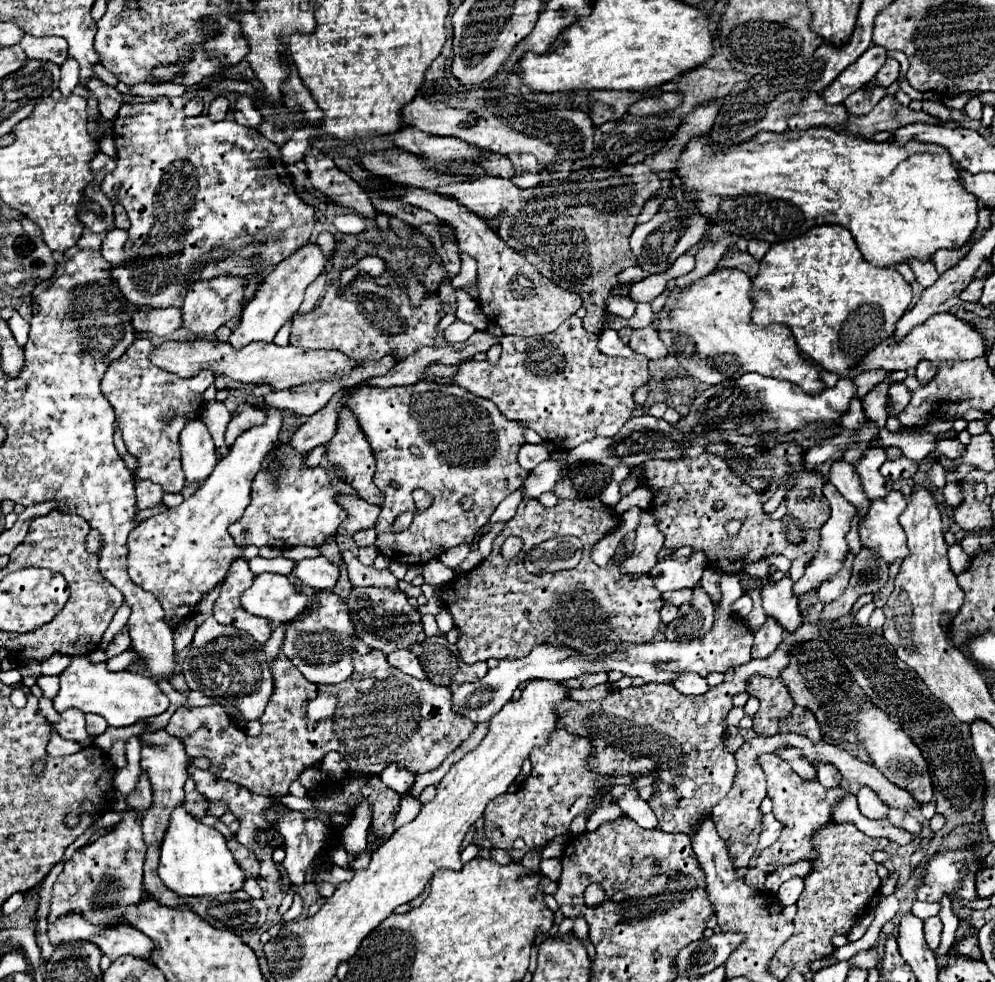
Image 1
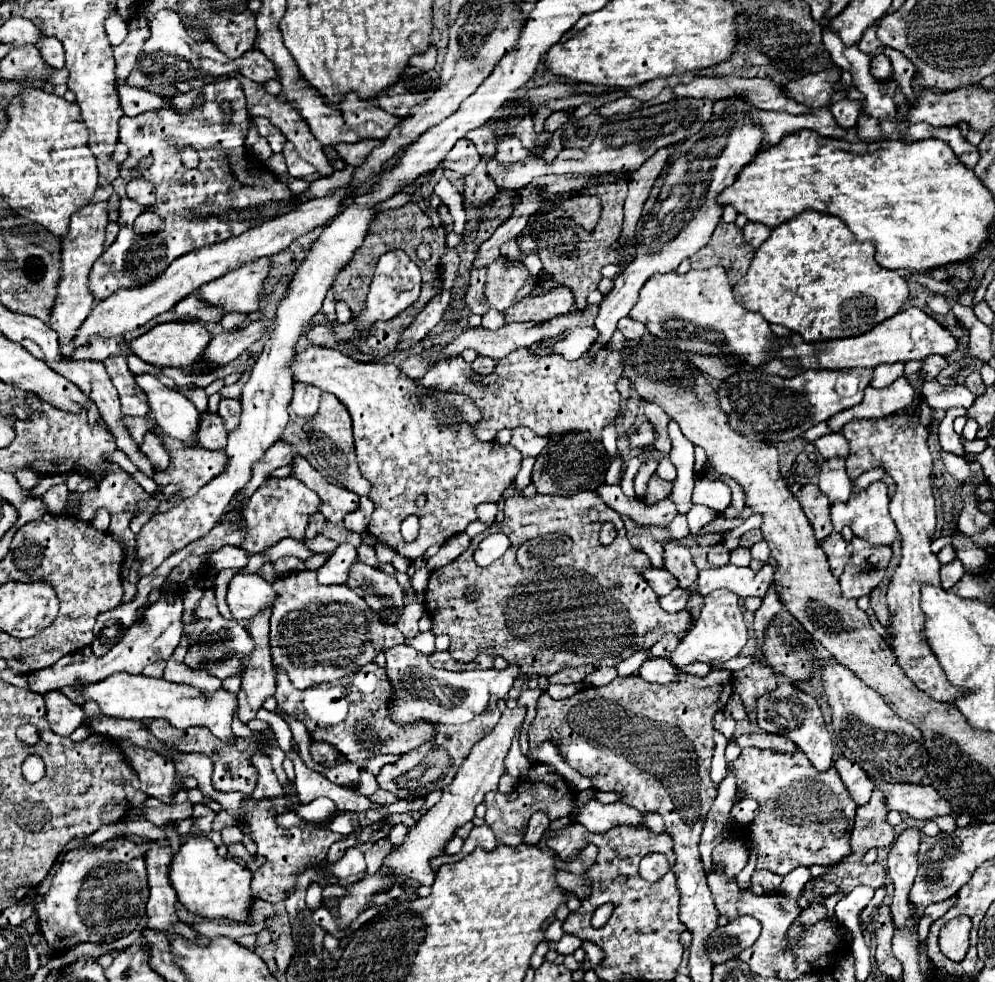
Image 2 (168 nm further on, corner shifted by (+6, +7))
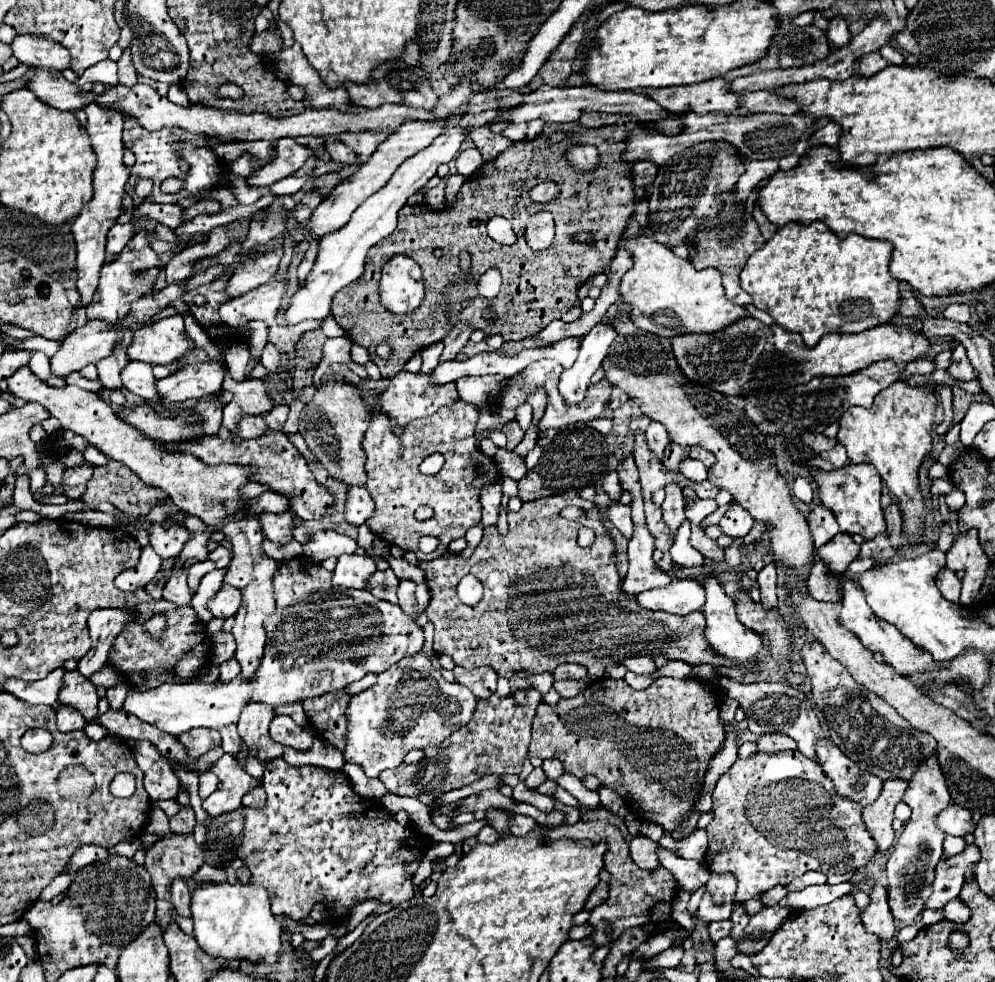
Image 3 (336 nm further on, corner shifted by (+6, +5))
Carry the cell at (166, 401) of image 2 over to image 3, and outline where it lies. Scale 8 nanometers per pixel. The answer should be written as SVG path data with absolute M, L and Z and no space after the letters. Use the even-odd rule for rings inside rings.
M130 362L122 370L122 384L136 396L144 396L144 400L160 404L162 398L158 398L156 390L156 378L152 374L152 366L146 362Z

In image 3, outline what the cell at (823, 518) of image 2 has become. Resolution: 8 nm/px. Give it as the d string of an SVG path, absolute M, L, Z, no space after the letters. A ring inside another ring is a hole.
M816 504L814 510L808 514L808 524L810 524L812 540L816 548L824 546L828 540L832 540L840 532L834 514L830 514L830 510L826 510L820 504Z

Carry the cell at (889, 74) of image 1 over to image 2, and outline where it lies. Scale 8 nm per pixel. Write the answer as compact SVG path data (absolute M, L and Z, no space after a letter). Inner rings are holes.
M878 54L878 56L874 56L872 58L872 62L870 62L870 70L872 70L872 76L876 78L876 80L888 80L890 78L890 74L892 74L892 64L890 64L890 58L888 56L884 56L884 54Z

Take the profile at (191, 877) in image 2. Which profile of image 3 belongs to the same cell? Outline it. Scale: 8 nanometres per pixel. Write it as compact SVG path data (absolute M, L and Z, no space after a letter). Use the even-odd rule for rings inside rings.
M204 882L194 884L192 890L192 920L194 938L208 954L222 958L248 958L274 962L280 950L282 926L270 912L270 898L266 888L252 882Z

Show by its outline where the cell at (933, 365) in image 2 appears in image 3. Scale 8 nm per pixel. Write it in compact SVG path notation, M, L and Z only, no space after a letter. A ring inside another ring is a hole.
M958 344L952 352L952 364L948 366L948 374L958 380L974 380L976 378L976 372L974 372L972 364L968 362L968 356L966 356L966 350L962 344Z

